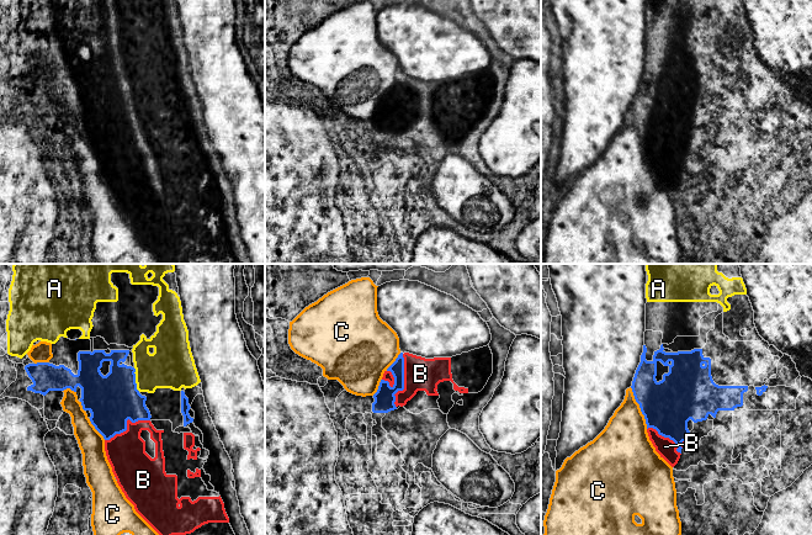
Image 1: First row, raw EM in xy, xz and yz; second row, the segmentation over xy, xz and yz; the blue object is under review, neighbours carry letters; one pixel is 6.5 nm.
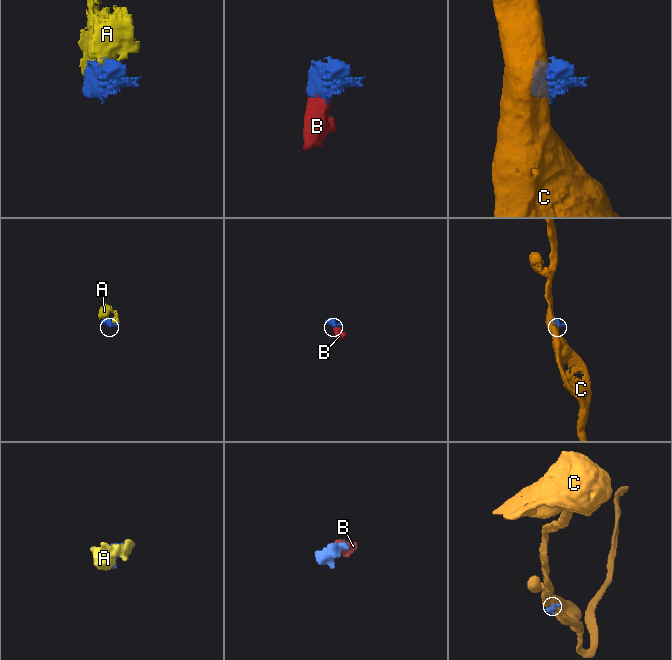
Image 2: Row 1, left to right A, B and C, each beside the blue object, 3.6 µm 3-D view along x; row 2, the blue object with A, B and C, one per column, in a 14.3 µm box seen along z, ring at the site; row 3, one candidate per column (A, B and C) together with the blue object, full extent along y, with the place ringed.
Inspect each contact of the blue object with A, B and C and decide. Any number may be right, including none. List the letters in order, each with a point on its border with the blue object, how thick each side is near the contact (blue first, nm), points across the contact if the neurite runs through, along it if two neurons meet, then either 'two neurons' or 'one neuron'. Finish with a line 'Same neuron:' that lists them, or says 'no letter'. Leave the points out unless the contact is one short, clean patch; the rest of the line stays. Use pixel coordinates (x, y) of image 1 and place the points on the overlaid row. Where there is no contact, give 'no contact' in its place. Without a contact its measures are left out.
A: contact xy (134, 380); calibres 320 and 280 nm; one neuron
B: contact xz (403, 382); calibres 140 and 220 nm; one neuron
C: contact yz (640, 407); calibres 320 and 320 nm; two neurons
Same neuron: A, B

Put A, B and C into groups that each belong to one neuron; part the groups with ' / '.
A B / C

